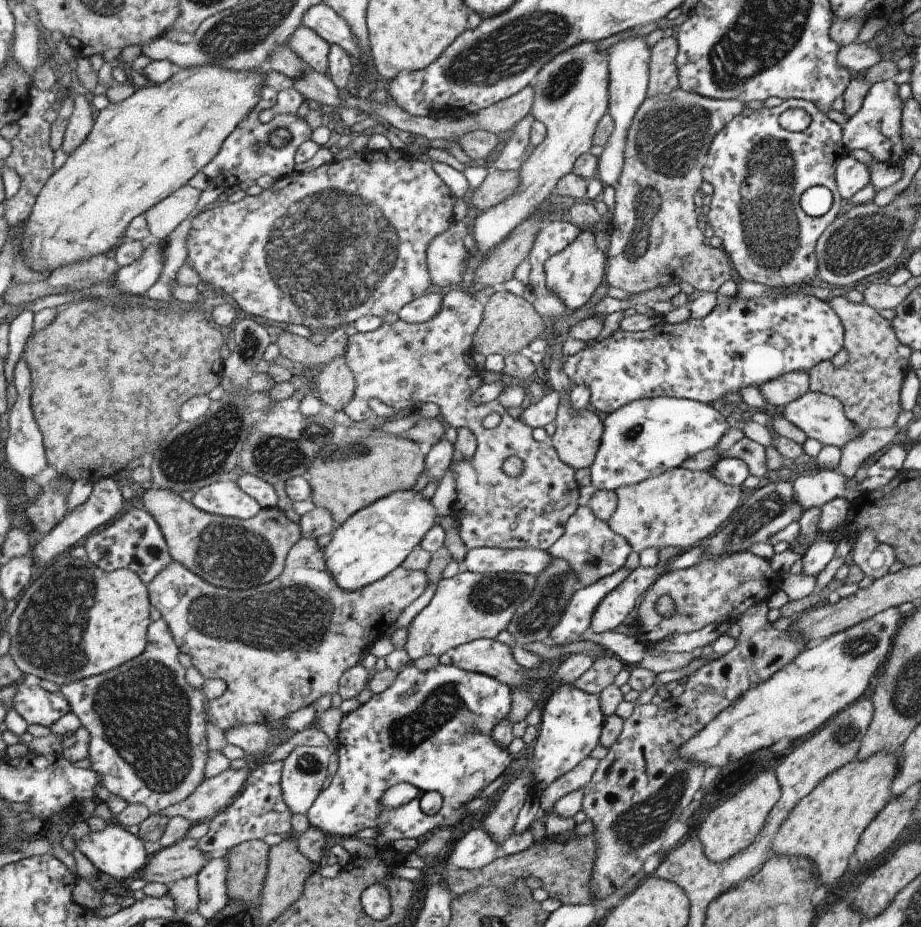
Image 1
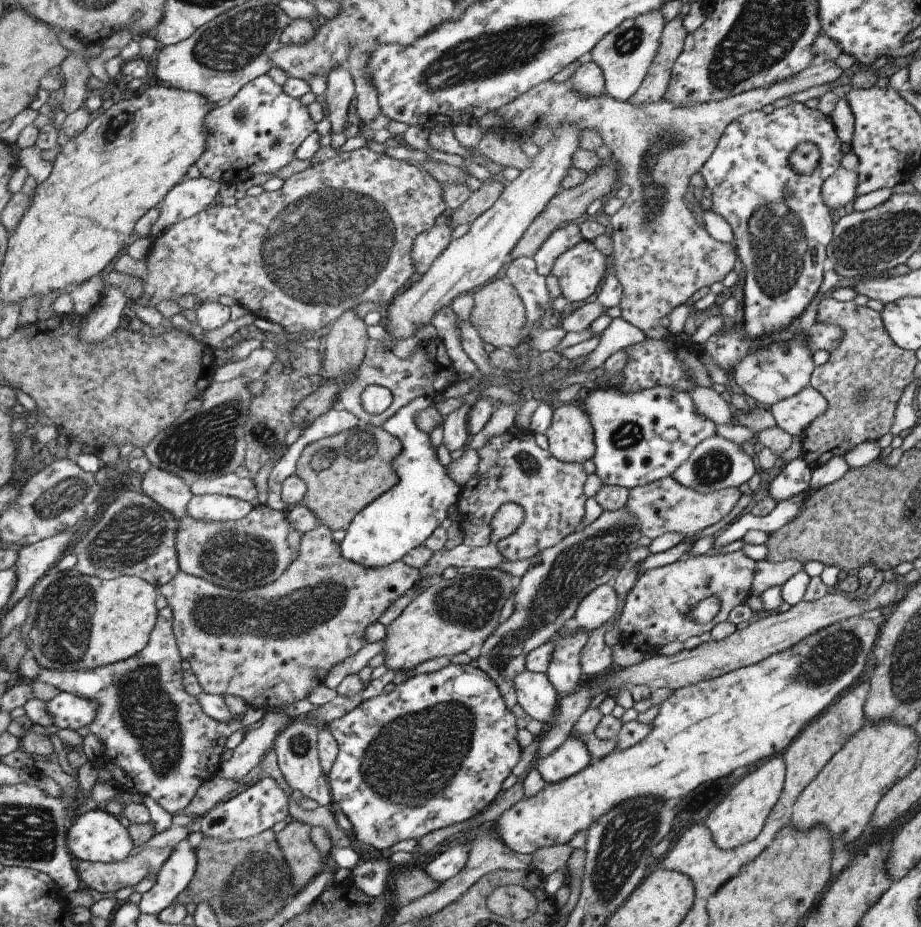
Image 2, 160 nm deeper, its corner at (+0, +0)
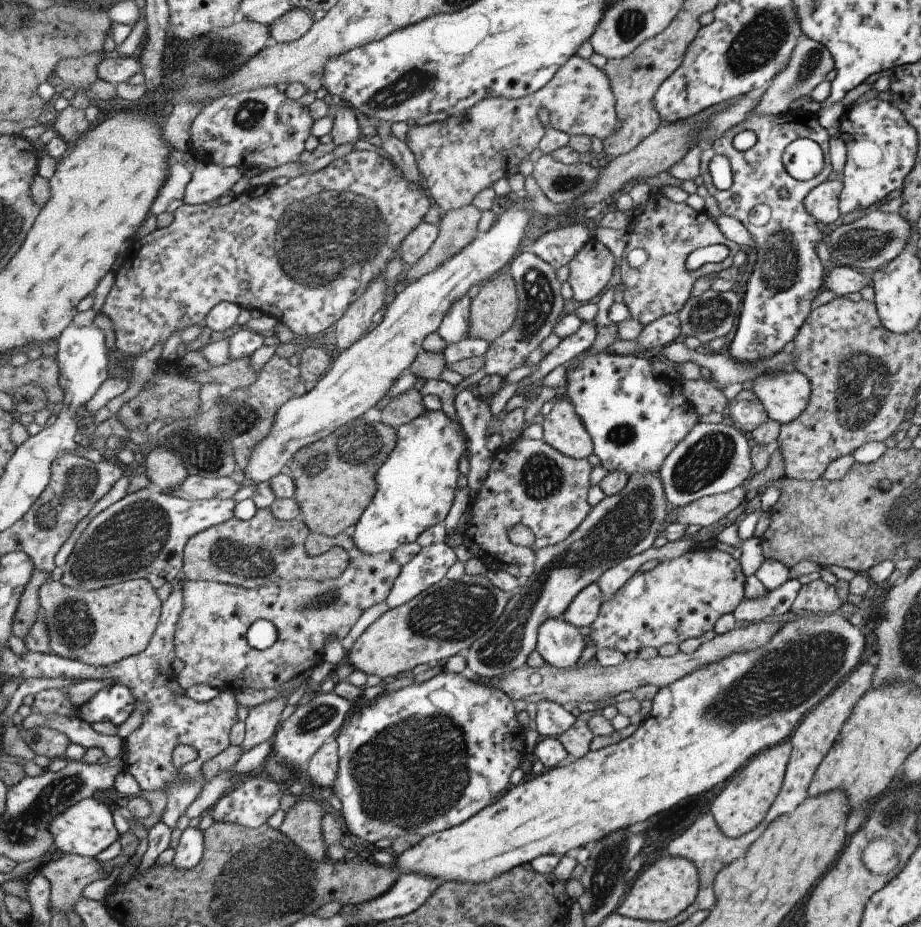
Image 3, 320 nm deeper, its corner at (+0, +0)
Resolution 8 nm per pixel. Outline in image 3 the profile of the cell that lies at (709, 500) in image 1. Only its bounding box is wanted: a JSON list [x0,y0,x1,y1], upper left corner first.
[672,486,746,530]

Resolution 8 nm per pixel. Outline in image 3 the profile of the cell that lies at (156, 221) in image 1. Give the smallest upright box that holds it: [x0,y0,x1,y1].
[184,161,244,205]

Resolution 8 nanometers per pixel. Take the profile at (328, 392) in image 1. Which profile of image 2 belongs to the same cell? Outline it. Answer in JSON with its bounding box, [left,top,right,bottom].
[323,309,367,377]

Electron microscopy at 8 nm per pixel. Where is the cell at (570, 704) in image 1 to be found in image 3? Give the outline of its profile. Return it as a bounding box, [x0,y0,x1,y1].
[536,618,585,668]

